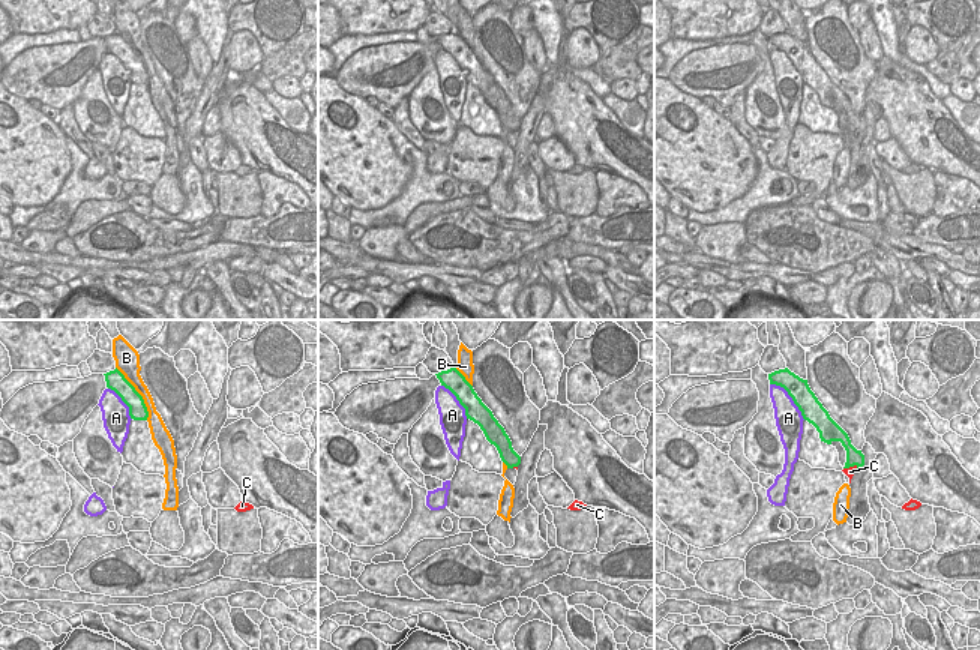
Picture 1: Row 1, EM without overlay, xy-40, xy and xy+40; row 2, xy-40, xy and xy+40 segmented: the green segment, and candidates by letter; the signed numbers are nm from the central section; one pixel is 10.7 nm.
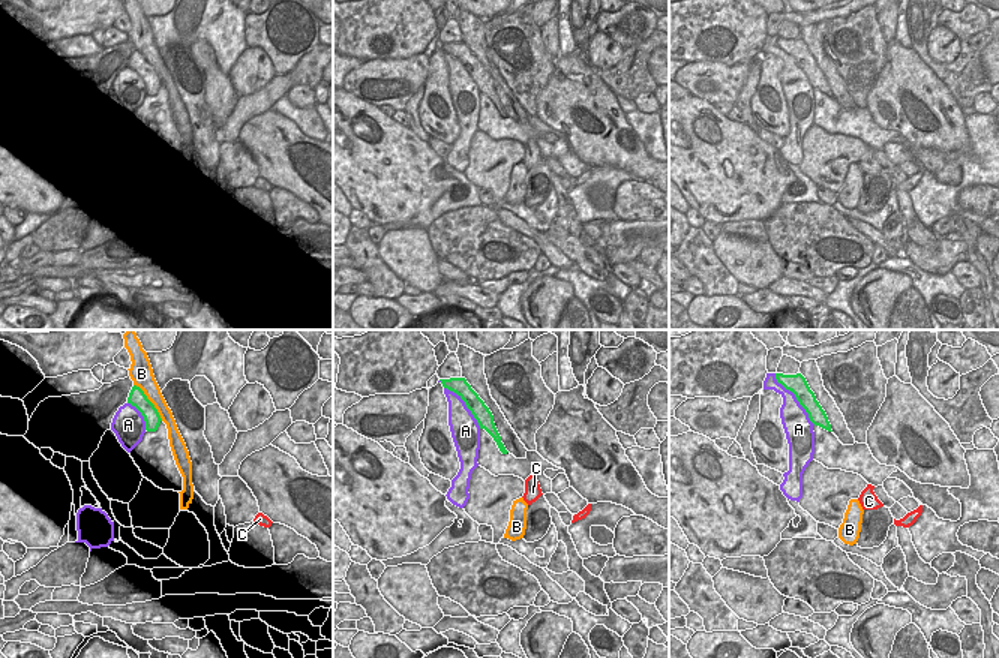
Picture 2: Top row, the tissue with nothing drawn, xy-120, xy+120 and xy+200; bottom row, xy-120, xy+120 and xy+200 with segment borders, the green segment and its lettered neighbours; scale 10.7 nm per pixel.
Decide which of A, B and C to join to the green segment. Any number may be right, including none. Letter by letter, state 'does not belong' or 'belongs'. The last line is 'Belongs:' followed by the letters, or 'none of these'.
A: does not belong
B: does not belong
C: does not belong
Belongs: none of these

